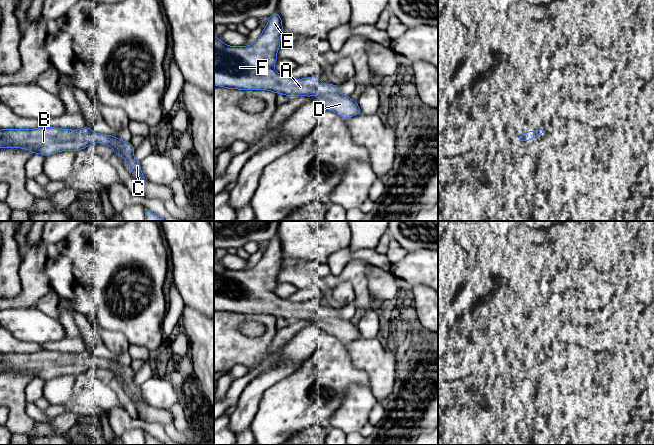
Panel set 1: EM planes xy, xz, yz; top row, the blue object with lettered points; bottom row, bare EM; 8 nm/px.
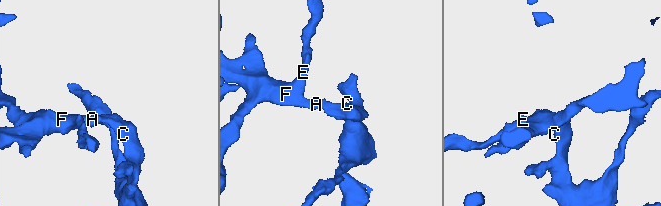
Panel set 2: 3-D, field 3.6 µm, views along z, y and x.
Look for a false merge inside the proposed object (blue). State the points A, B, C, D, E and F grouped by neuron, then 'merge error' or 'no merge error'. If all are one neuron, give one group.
A B C D E F | no merge error

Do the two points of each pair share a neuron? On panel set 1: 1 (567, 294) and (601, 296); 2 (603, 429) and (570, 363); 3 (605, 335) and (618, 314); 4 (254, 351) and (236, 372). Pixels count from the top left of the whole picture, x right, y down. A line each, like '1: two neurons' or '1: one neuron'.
1: two neurons
2: one neuron
3: one neuron
4: two neurons

